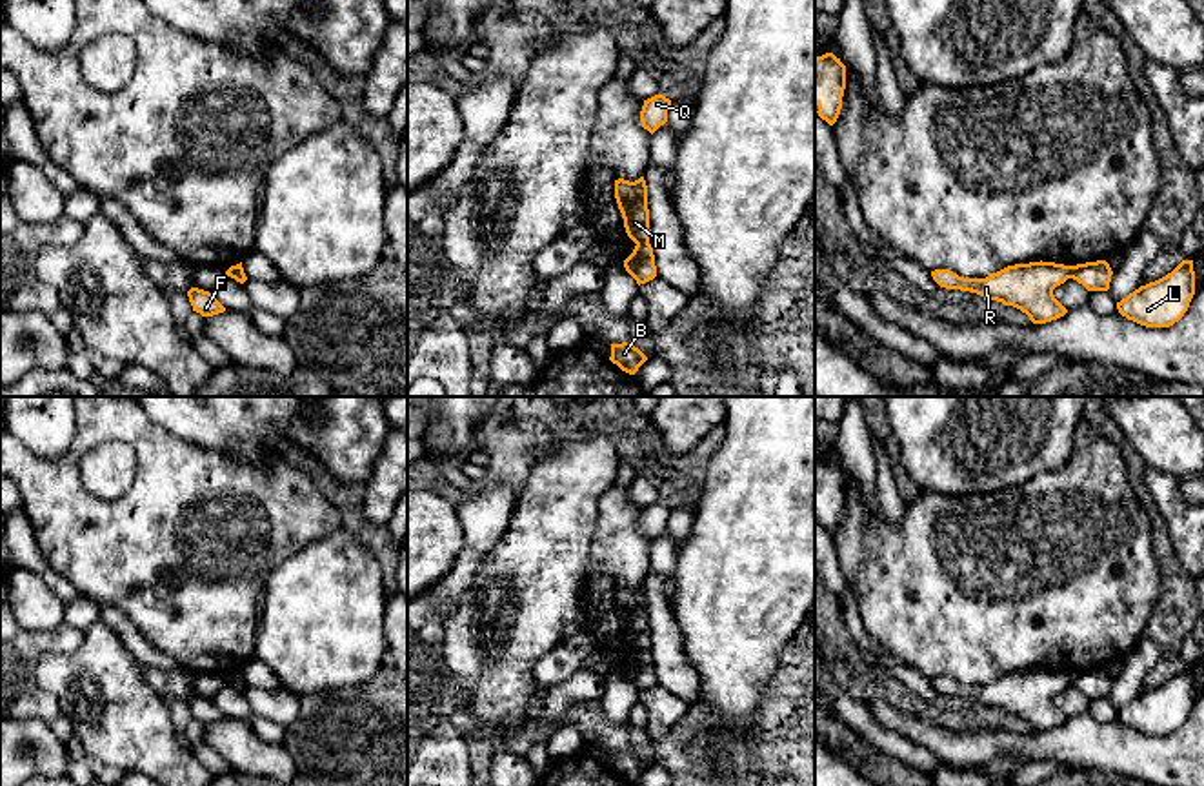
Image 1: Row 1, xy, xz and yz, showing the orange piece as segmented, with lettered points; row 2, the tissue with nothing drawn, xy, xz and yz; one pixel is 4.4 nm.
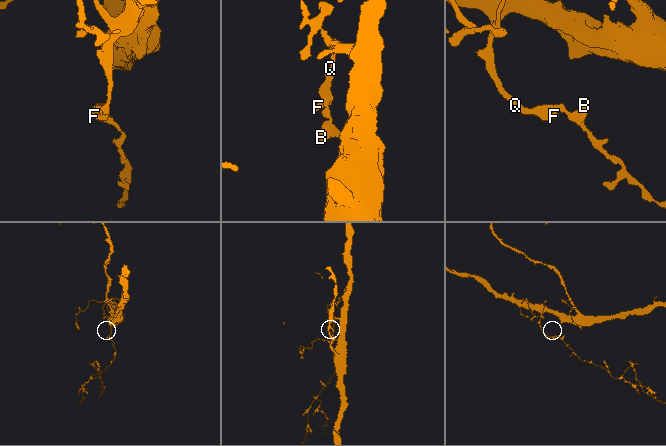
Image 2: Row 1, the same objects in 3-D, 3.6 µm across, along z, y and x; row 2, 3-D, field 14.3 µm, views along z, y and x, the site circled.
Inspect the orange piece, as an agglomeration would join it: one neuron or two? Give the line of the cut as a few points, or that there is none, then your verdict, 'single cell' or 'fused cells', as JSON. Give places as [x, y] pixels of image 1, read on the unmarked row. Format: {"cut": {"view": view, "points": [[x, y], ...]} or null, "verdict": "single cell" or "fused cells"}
{"cut": {"view": "xz", "points": [[648, 648], [637, 652]]}, "verdict": "fused cells"}

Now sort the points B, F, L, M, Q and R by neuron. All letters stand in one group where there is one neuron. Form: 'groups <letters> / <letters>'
groups B L / F M Q R

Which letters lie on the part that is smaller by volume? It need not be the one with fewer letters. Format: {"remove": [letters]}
{"remove": ["B", "L"]}

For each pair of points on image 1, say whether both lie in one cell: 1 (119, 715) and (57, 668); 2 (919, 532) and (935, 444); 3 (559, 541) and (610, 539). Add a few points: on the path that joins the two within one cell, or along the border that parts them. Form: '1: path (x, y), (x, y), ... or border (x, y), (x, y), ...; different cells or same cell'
1: path (120, 697), (99, 675), (86, 668), (77, 668); same cell
2: border (921, 488), (968, 493); different cells
3: border (602, 497), (586, 563), (586, 581); different cells

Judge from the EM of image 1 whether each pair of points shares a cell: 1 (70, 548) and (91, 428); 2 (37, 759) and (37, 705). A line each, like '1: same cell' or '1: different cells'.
1: same cell
2: different cells

